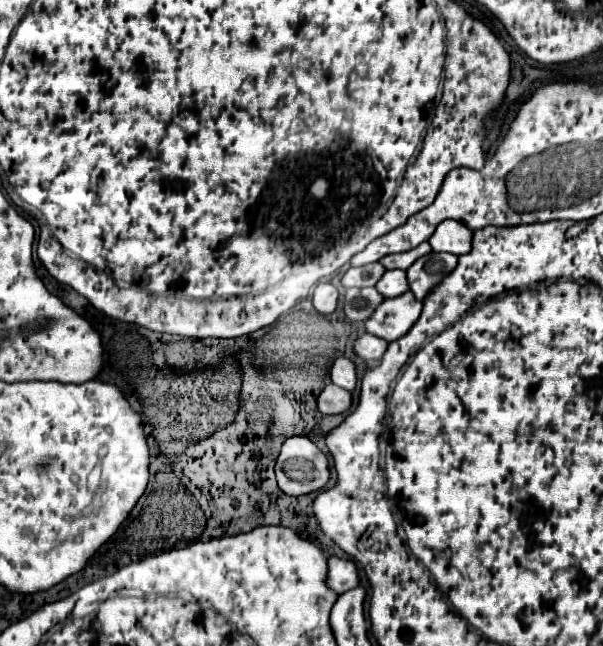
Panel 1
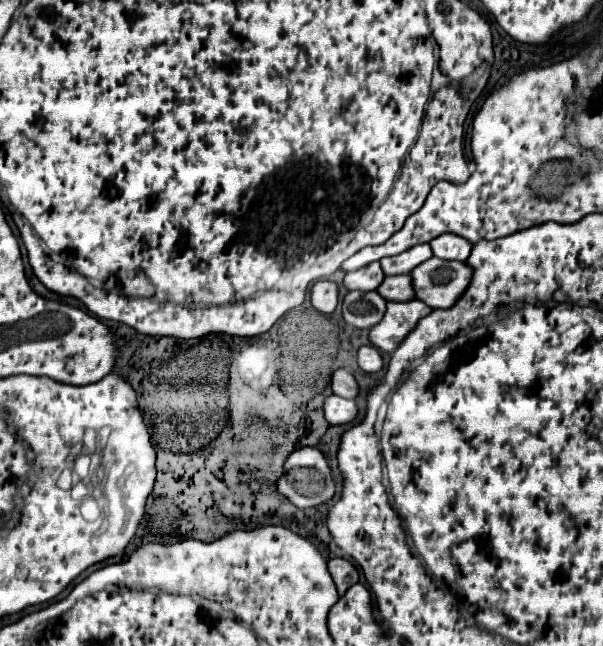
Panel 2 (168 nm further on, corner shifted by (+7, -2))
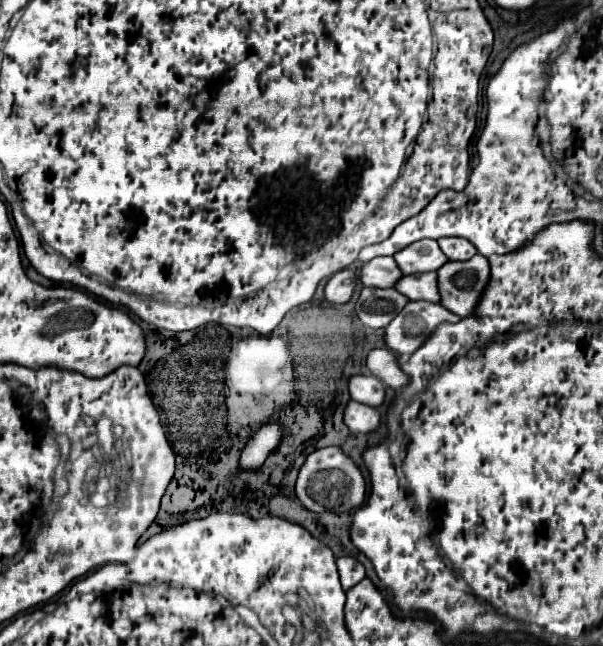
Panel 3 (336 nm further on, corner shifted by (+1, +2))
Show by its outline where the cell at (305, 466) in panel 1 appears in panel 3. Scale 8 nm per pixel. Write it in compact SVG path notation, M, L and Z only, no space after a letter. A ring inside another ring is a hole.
M337 446L321 448L311 452L303 462L295 484L295 494L301 504L311 512L345 512L363 504L365 480L359 466L349 456L345 456L343 450L339 450Z

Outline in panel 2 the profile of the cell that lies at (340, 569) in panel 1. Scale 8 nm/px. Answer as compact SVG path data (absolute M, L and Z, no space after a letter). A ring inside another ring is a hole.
M343 558L329 560L329 572L333 576L333 582L337 586L339 596L343 596L359 580L357 568L349 560L343 560Z

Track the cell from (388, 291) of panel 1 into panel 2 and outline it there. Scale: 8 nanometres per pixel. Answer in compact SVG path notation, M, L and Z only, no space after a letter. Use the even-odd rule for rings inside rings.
M385 276L377 292L389 302L407 302L415 298L411 276Z

